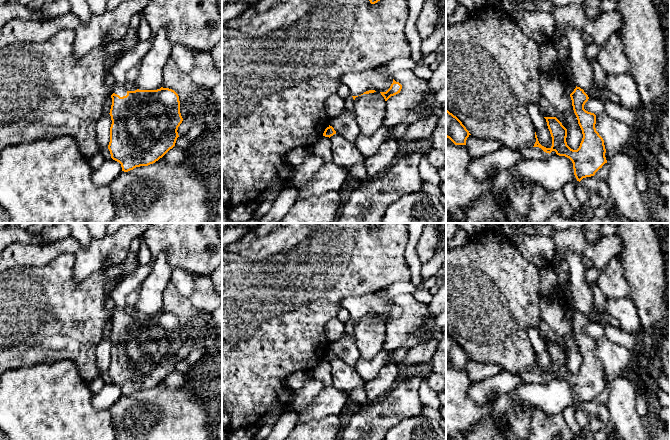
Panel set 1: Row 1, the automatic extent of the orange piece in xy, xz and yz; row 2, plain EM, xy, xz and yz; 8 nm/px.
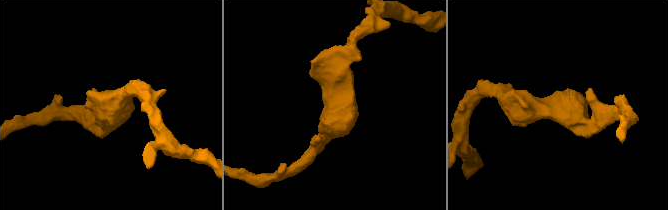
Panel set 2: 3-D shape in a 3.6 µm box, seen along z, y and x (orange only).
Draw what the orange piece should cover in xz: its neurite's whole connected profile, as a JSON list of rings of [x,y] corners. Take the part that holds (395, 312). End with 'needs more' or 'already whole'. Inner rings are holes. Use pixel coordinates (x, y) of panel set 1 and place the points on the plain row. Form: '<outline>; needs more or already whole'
[[[393,303],[393,307],[391,308],[390,312],[386,316],[380,316],[380,317],[384,321],[385,325],[387,325],[391,320],[400,317],[401,313],[402,309]]]; already whole

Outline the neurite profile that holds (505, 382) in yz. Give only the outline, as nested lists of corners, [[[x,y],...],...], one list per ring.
[[[503,371],[498,375],[473,383],[468,389],[468,395],[473,401],[482,404],[494,393],[515,393],[517,387],[524,382],[516,374]]]

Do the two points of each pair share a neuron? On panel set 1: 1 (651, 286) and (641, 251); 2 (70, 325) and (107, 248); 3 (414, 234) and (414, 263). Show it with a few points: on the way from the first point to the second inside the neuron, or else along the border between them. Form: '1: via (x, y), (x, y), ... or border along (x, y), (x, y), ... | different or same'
1: via (646, 277), (642, 260) | same
2: border along (104, 269), (81, 281), (75, 280), (72, 271) | different
3: via (412, 241), (411, 256) | same

